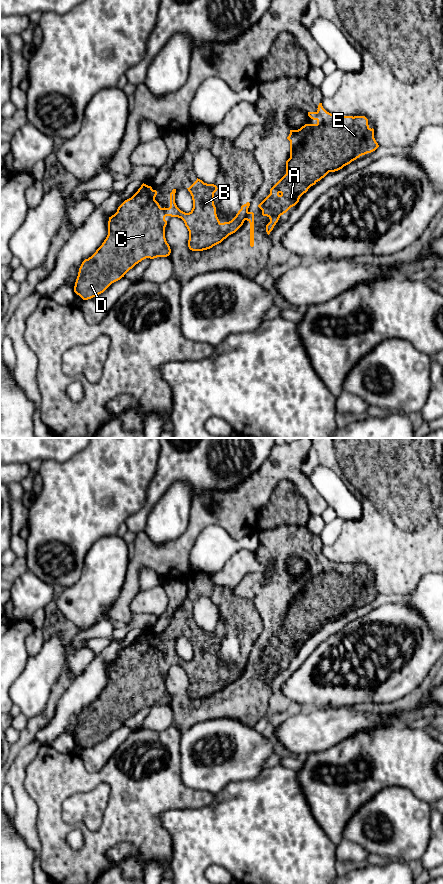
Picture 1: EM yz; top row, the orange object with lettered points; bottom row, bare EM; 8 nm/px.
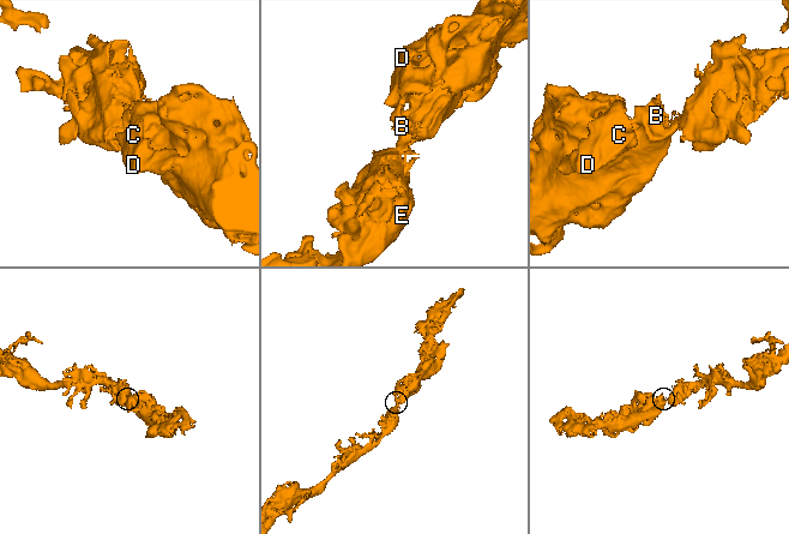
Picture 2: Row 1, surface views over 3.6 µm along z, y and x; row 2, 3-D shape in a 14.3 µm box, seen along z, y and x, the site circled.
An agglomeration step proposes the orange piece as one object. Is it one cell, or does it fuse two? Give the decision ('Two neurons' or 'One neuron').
Two neurons

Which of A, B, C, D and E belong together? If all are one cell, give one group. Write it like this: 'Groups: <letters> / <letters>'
Groups: A E / B C D

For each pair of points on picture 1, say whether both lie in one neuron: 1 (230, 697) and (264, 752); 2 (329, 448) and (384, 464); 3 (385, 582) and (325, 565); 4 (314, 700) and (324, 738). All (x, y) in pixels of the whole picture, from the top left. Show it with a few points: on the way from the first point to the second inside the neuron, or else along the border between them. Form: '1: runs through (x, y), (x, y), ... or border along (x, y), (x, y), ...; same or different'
1: border along (226, 717), (239, 719), (253, 727); different
2: runs through (343, 448), (368, 448), (370, 450); same
3: border along (372, 576), (374, 587), (379, 594); different
4: border along (340, 707), (306, 709); different

